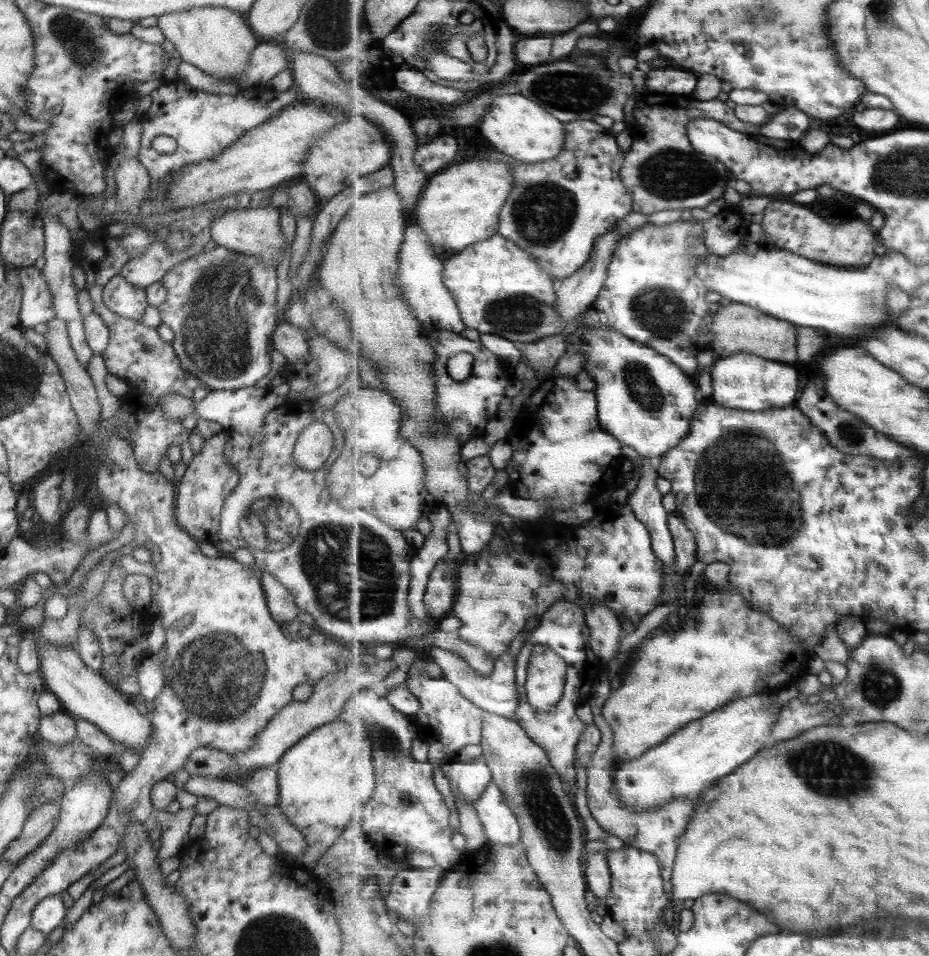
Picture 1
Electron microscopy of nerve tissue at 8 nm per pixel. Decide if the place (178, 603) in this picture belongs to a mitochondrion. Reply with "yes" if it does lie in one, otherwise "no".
no

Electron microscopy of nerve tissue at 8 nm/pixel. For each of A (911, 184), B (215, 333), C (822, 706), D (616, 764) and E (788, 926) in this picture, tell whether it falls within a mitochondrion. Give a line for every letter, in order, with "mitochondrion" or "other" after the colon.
A: mitochondrion
B: mitochondrion
C: other
D: other
E: other

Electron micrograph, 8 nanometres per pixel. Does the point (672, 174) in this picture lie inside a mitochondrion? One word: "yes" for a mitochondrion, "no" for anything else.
yes

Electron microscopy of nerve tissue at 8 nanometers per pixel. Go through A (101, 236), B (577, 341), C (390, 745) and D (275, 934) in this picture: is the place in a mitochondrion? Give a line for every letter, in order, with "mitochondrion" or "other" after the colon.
A: other
B: other
C: mitochondrion
D: mitochondrion

